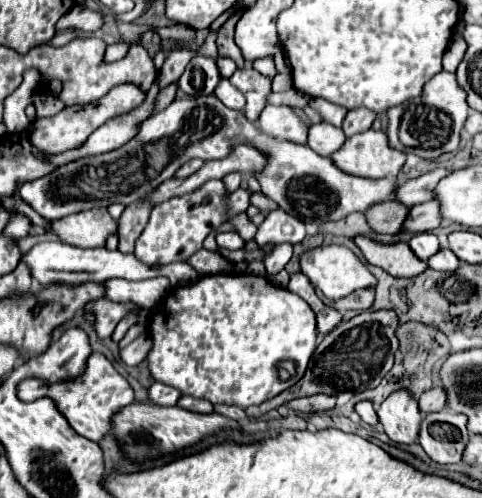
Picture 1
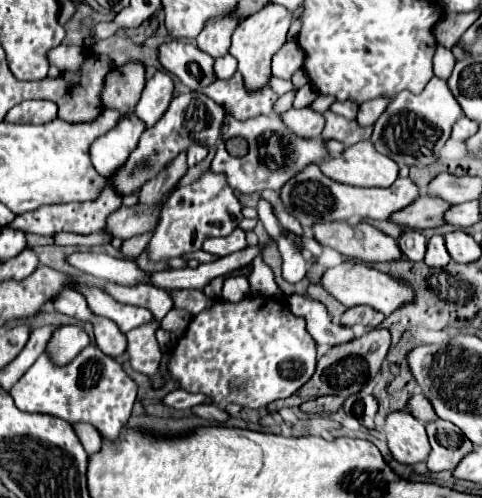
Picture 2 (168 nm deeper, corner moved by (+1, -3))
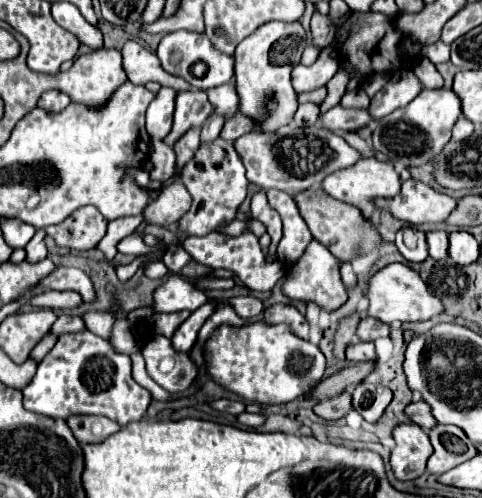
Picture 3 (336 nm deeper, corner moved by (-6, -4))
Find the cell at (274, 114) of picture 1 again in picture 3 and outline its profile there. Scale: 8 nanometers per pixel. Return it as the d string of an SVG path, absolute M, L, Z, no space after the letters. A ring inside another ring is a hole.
M334 106L330 108L326 114L320 116L320 122L324 128L338 132L338 130L346 130L346 132L358 132L360 128L368 126L372 122L372 116L368 114L368 110L358 110L358 108L344 108L344 106Z

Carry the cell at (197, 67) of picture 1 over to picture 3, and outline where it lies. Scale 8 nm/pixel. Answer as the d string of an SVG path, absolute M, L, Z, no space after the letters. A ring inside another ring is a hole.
M178 30L174 34L166 34L162 38L156 54L166 72L184 78L190 86L194 86L198 90L216 88L220 84L226 84L234 76L234 58L216 50L204 32L196 34L196 32L188 32L188 30ZM170 58L180 58L180 62L174 64L174 62L170 62Z

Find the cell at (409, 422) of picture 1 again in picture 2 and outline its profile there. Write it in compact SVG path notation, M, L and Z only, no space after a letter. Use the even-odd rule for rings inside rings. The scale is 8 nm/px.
M393 411L385 417L383 435L387 439L391 455L399 463L425 461L431 447L427 441L425 425L407 411Z

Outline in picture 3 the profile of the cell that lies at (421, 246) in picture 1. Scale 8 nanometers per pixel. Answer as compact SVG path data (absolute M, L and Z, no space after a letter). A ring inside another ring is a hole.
M402 228L396 232L394 240L398 252L408 260L408 262L424 262L428 256L428 246L424 232L418 232L414 228Z

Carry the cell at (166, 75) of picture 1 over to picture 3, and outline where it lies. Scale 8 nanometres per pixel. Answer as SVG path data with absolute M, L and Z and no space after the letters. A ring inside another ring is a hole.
M162 88L156 100L148 106L146 130L152 140L164 140L164 136L168 136L168 132L172 130L174 98L176 98L176 92L172 88Z

